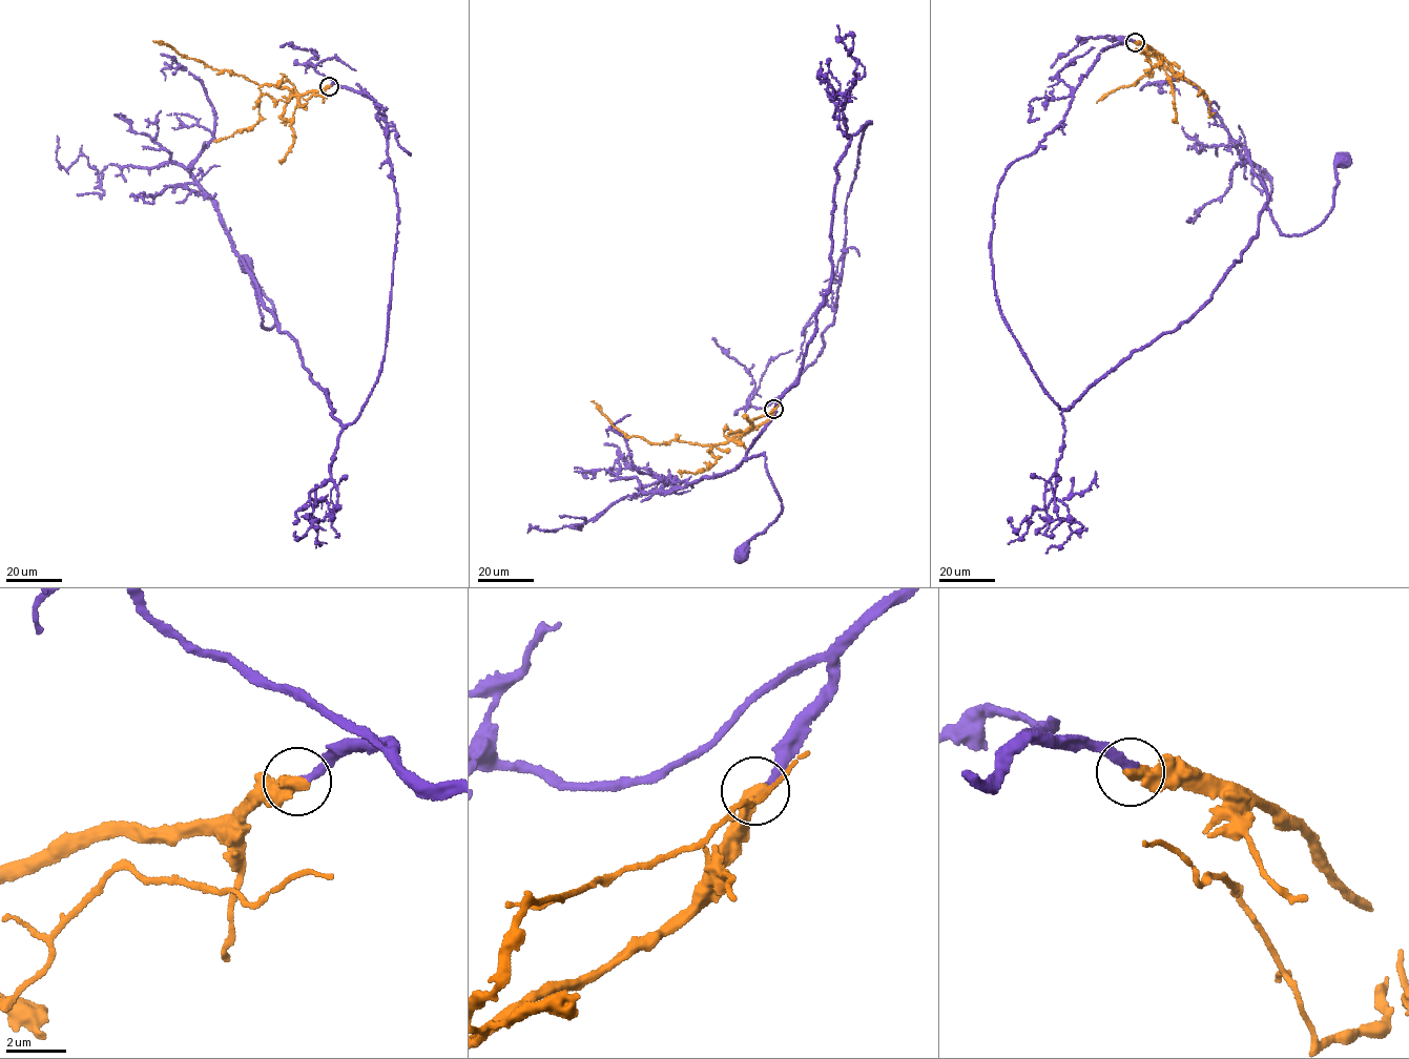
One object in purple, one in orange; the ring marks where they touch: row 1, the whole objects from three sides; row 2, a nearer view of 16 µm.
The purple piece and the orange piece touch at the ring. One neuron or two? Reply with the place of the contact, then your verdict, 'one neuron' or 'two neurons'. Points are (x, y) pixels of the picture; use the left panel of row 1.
place (329, 86); two neurons

